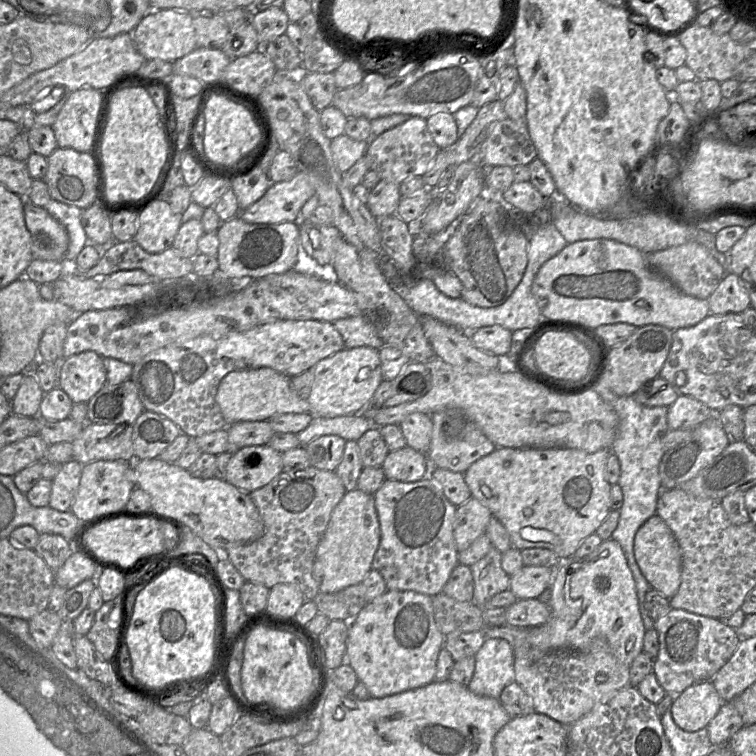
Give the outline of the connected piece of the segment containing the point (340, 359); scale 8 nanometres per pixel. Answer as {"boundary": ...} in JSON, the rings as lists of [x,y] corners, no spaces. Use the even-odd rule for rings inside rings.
{"boundary":[[[370,347],[343,349],[313,366],[314,380],[307,398],[313,417],[333,418],[361,413],[382,382],[378,350]]]}

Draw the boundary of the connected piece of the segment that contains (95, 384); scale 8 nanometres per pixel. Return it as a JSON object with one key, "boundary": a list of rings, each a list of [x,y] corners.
{"boundary":[[[84,351],[62,359],[58,369],[58,387],[73,403],[87,403],[107,383],[103,357]]]}

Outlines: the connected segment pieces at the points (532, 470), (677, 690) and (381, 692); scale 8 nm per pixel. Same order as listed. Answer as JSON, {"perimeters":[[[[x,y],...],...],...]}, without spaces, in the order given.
{"perimeters":[[[[497,447],[492,453],[474,462],[464,473],[464,480],[471,492],[472,498],[486,506],[506,529],[512,547],[523,550],[527,548],[546,548],[553,551],[560,561],[574,556],[580,543],[589,535],[595,533],[611,511],[611,484],[606,480],[606,462],[611,454],[610,449],[601,449],[594,453],[587,453],[574,448],[507,448]]],[[[670,608],[654,621],[659,651],[653,673],[667,694],[679,695],[695,683],[711,680],[737,649],[741,638],[737,631],[720,619],[706,617],[683,609]]],[[[386,590],[368,601],[349,623],[346,662],[366,686],[370,697],[383,698],[425,686],[435,680],[437,658],[444,647],[445,636],[435,623],[430,596],[413,591]]]]}

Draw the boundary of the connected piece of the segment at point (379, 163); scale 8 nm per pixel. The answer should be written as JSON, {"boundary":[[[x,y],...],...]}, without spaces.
{"boundary":[[[413,116],[379,136],[372,137],[368,142],[365,157],[369,169],[376,171],[382,180],[401,184],[408,178],[423,176],[439,151],[440,148],[428,131],[426,119]]]}

